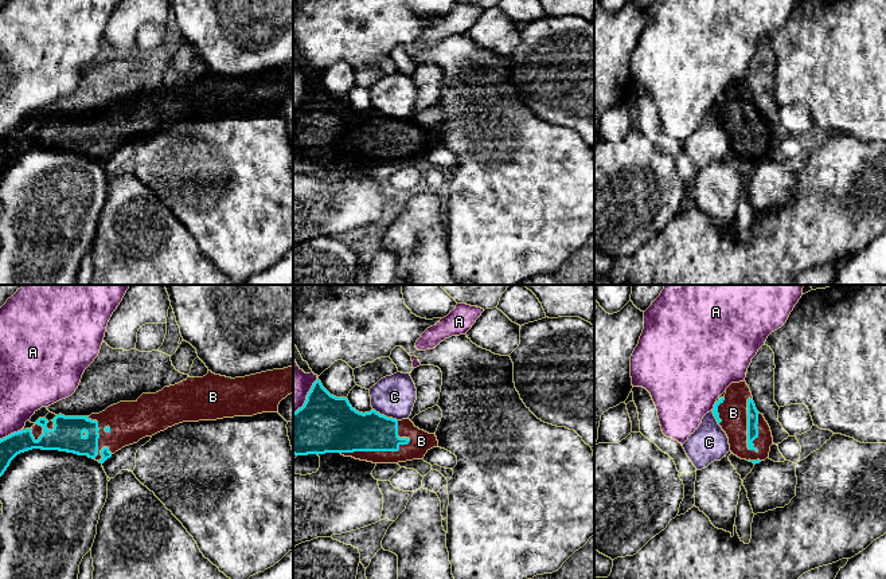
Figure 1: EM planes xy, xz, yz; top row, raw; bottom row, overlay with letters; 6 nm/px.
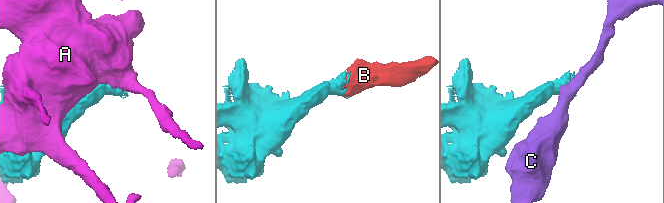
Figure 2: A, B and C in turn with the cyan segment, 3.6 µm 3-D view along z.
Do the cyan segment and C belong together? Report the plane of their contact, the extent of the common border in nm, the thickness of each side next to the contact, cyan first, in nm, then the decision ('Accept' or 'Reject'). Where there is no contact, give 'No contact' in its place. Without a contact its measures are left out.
Touches cyan in xz. Shared border 170 nm. Thickness 280 nm (cyan) against 260 nm. Reject

